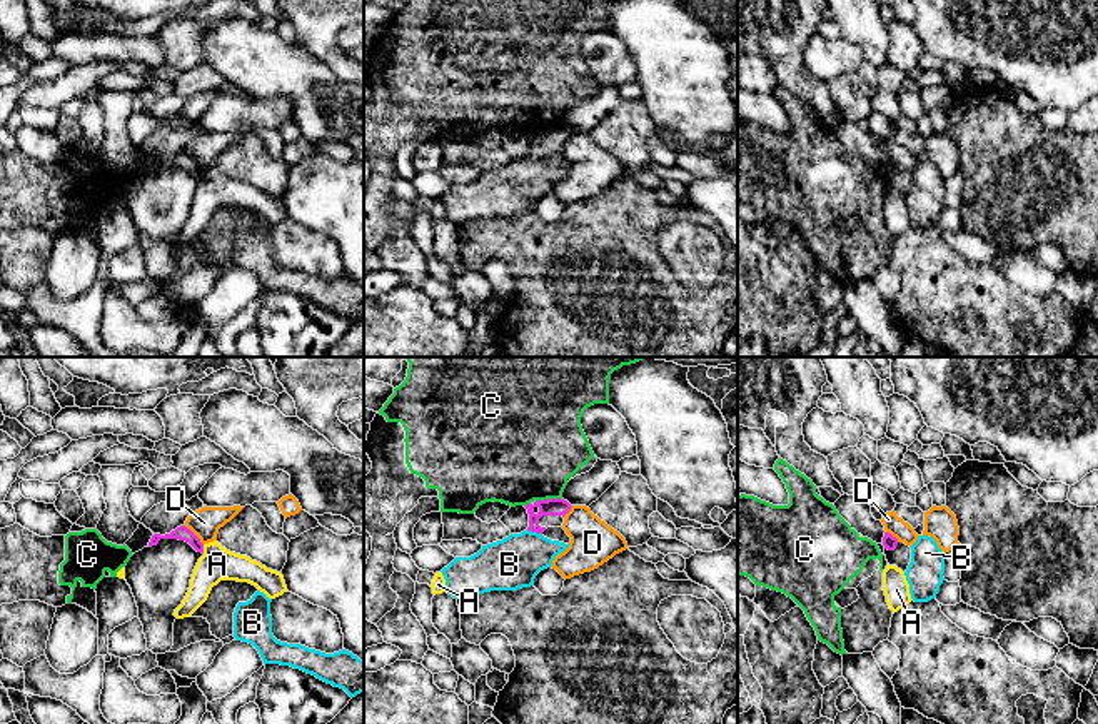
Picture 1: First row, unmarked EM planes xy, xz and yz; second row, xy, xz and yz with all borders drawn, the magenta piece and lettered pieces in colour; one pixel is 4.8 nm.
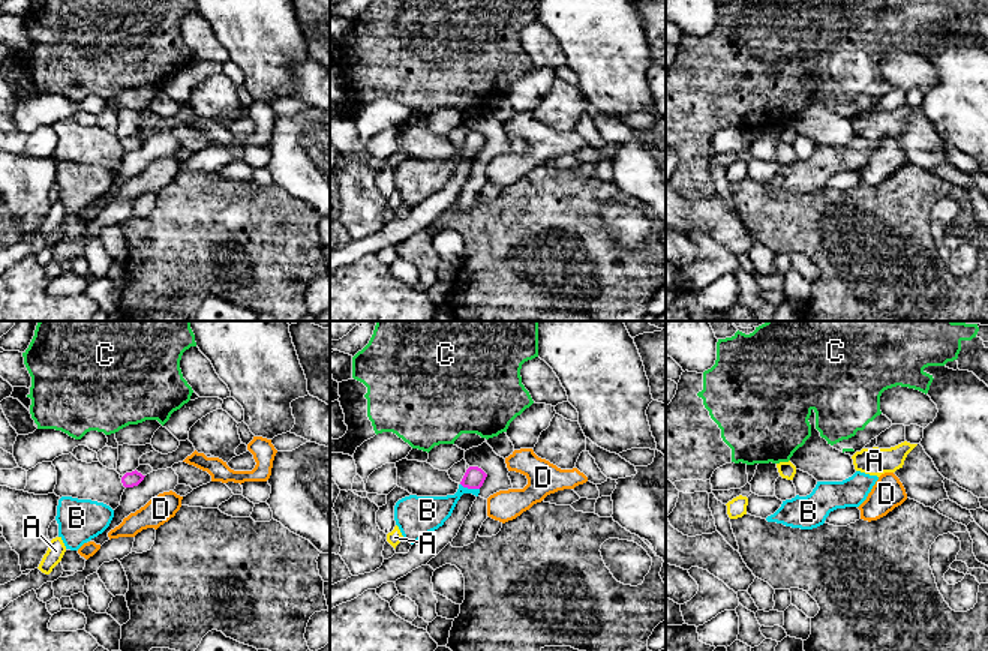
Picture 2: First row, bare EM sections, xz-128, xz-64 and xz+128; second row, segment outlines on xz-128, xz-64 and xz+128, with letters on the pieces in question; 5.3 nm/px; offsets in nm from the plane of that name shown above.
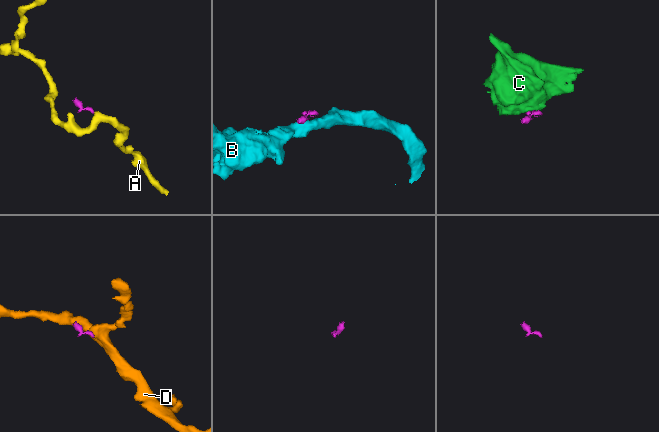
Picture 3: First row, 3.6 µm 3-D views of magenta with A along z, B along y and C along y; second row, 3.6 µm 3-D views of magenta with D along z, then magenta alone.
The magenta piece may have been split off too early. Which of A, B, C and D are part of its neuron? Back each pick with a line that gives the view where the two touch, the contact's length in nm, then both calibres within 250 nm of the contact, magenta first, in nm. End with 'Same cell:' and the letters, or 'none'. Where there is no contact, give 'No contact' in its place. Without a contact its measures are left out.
Same cell: none

